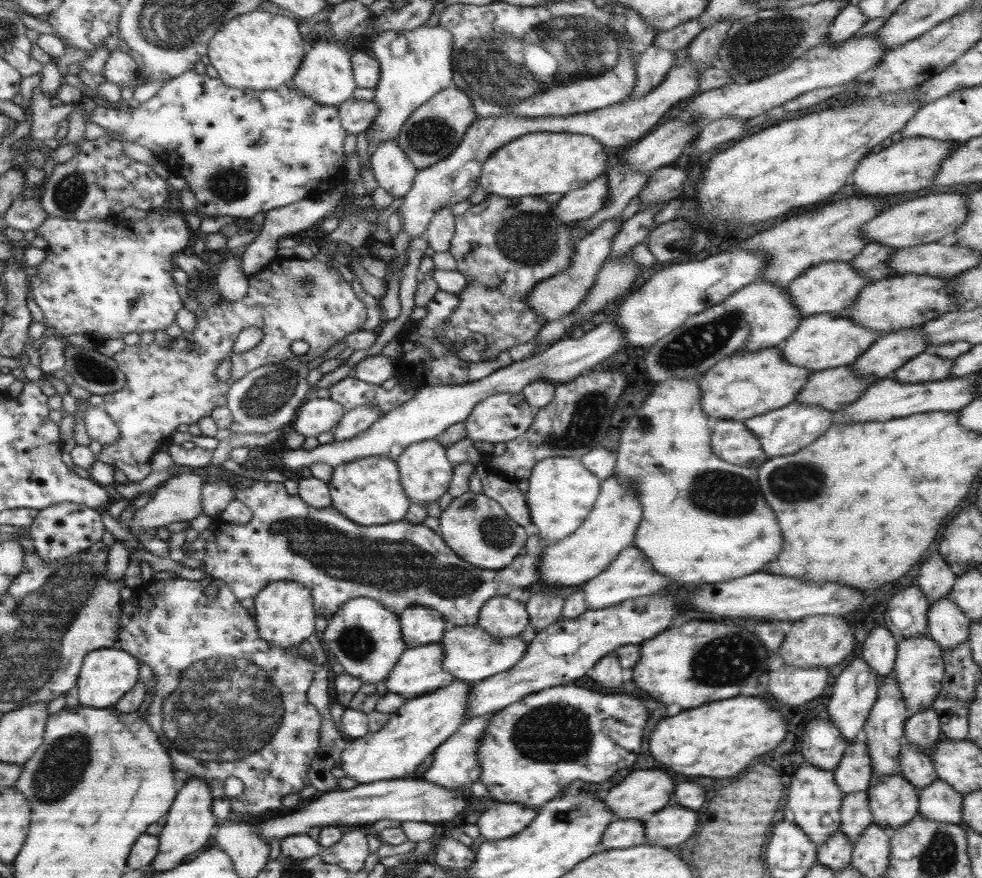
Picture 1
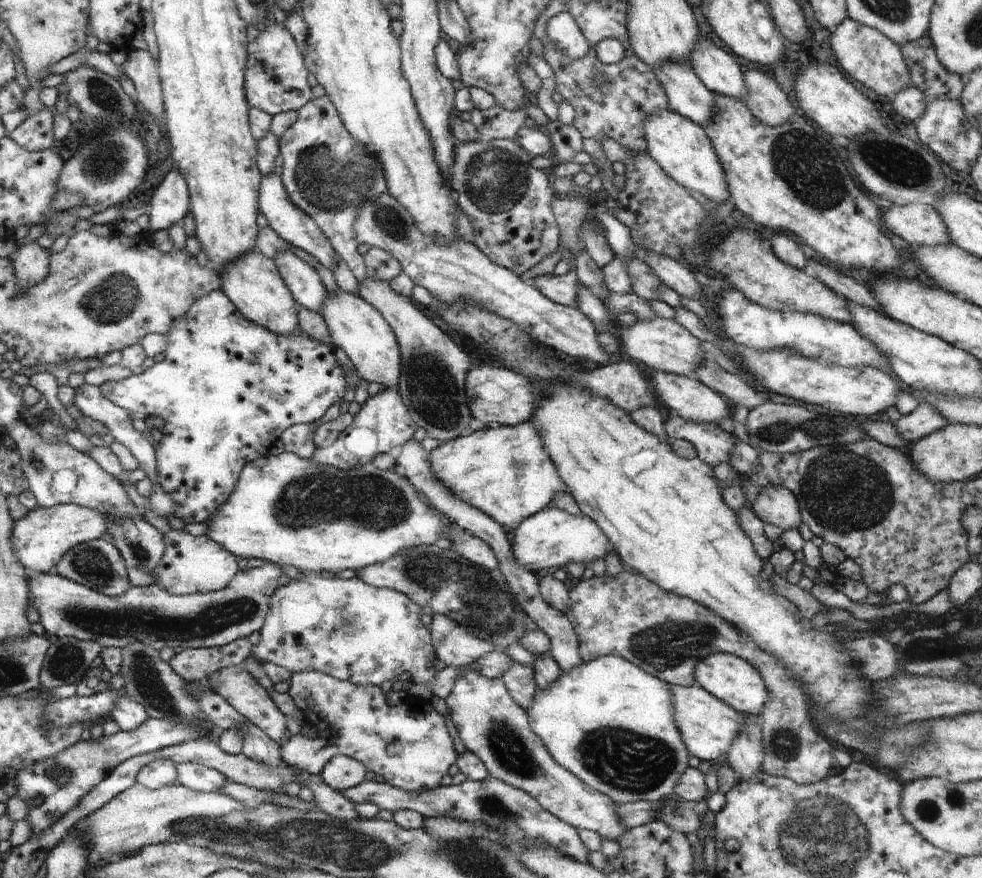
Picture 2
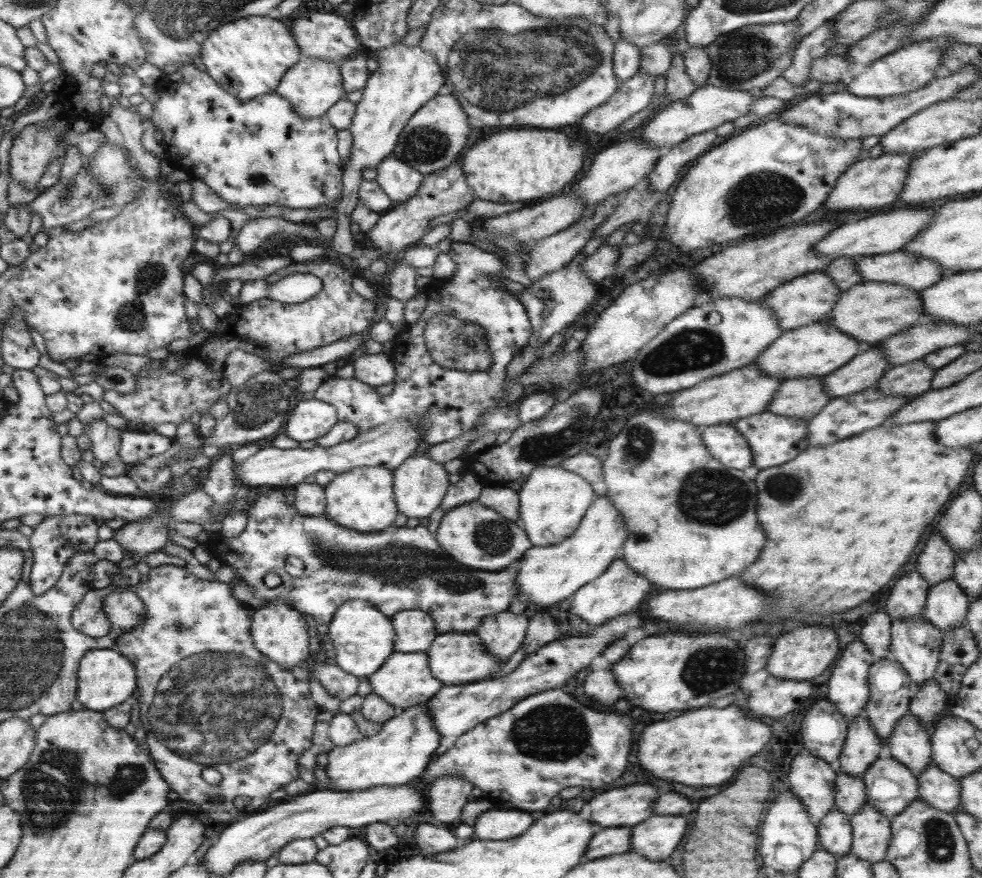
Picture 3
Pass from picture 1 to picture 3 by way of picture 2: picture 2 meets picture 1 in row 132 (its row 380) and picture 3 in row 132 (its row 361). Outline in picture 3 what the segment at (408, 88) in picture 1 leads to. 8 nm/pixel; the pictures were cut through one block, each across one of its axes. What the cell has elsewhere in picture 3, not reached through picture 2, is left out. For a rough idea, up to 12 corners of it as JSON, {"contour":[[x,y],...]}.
{"contour":[[397,42],[375,55],[349,123],[335,234],[296,263],[354,247],[349,214],[365,168],[392,154],[409,117],[441,94],[435,56]]}

